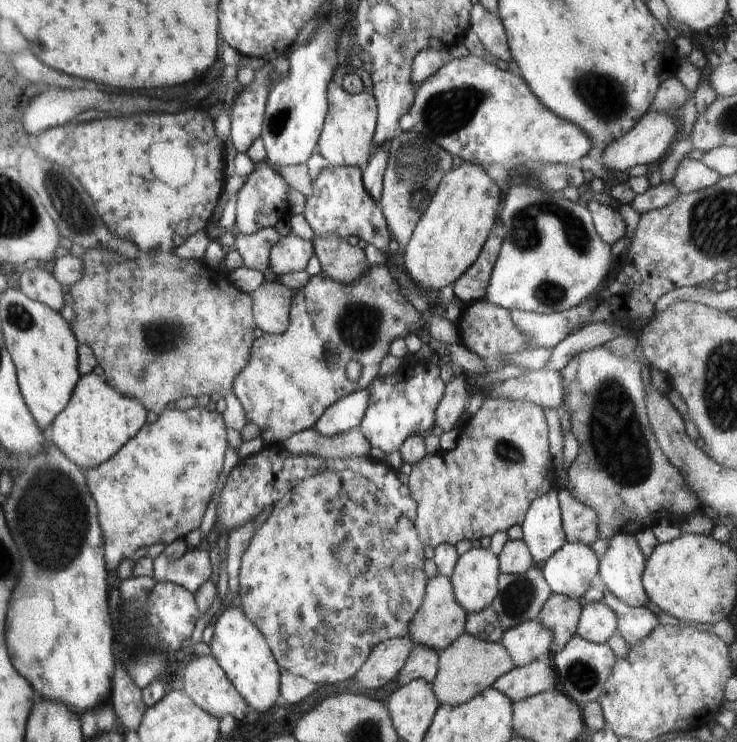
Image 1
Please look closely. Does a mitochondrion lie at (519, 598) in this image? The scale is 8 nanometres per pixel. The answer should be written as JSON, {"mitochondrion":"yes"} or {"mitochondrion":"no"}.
{"mitochondrion":"yes"}

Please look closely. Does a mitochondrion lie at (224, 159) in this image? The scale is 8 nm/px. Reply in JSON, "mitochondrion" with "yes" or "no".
{"mitochondrion":"no"}

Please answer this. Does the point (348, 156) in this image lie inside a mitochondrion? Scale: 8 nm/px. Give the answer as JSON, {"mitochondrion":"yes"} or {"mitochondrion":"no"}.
{"mitochondrion":"no"}

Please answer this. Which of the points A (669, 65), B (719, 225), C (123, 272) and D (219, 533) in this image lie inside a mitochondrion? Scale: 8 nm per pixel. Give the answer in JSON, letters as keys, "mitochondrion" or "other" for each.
{"A":"other","B":"mitochondrion","C":"other","D":"other"}

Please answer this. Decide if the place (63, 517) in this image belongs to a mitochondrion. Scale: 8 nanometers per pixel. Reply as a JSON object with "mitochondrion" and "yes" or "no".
{"mitochondrion":"yes"}

